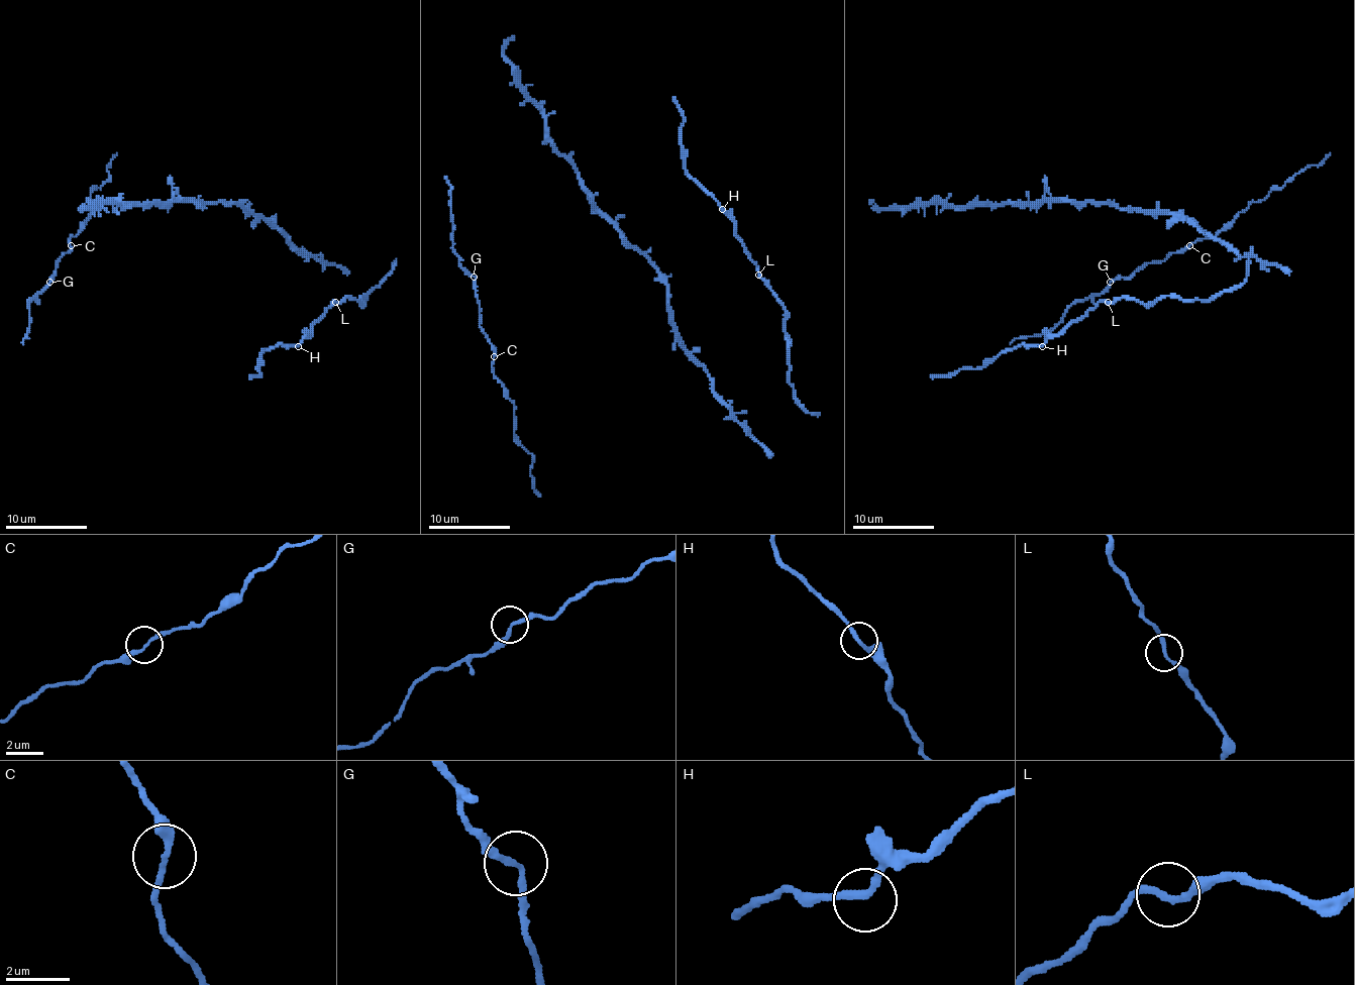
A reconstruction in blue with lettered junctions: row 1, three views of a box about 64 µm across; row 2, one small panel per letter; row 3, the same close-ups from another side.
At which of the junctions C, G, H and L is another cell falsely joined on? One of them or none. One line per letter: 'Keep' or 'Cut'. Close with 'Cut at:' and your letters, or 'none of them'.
C: Keep
G: Keep
H: Keep
L: Keep
Cut at: none of them

